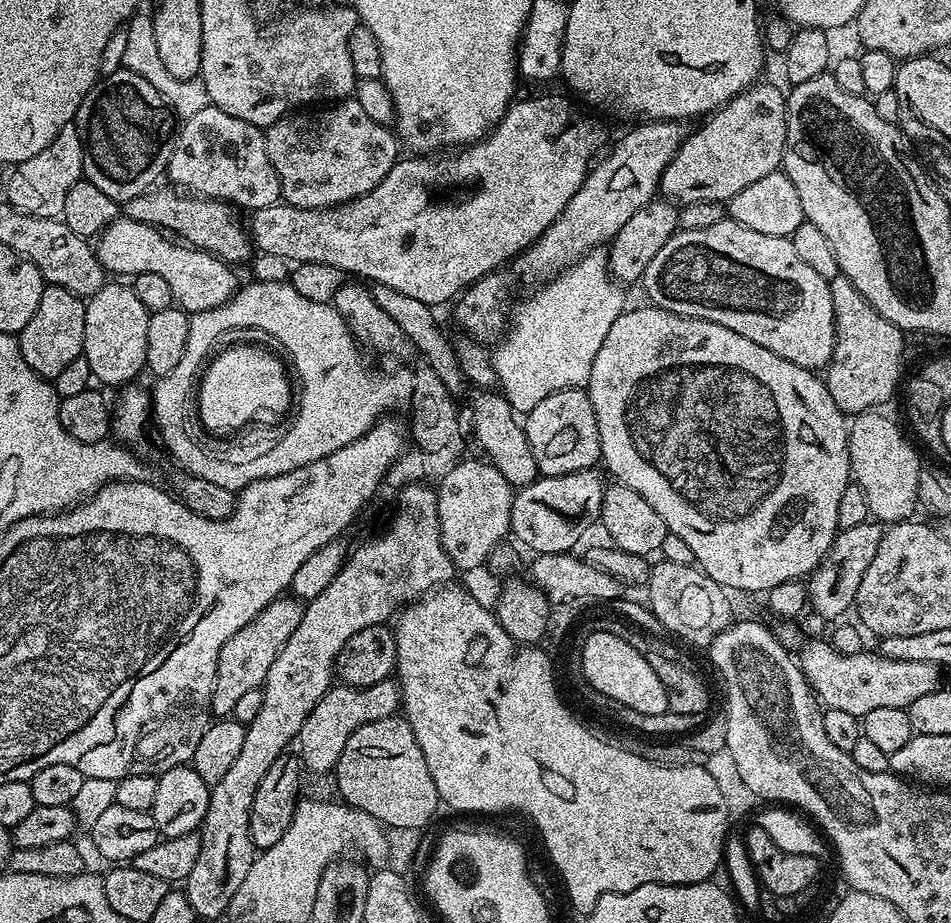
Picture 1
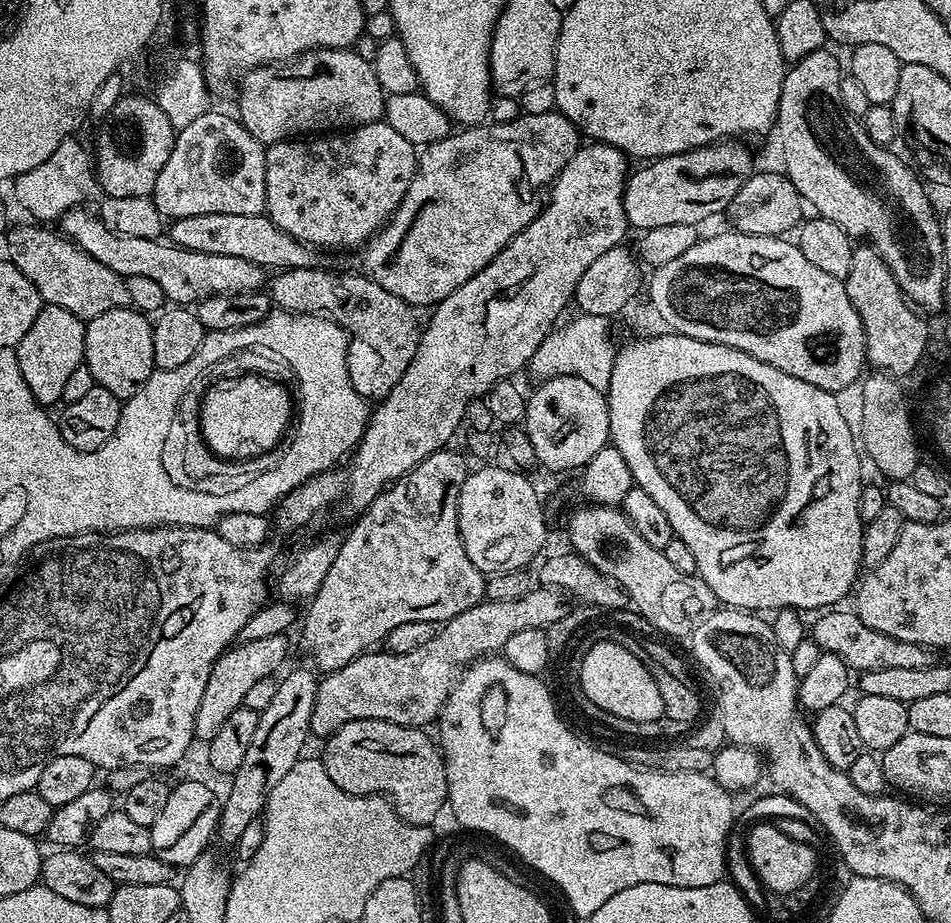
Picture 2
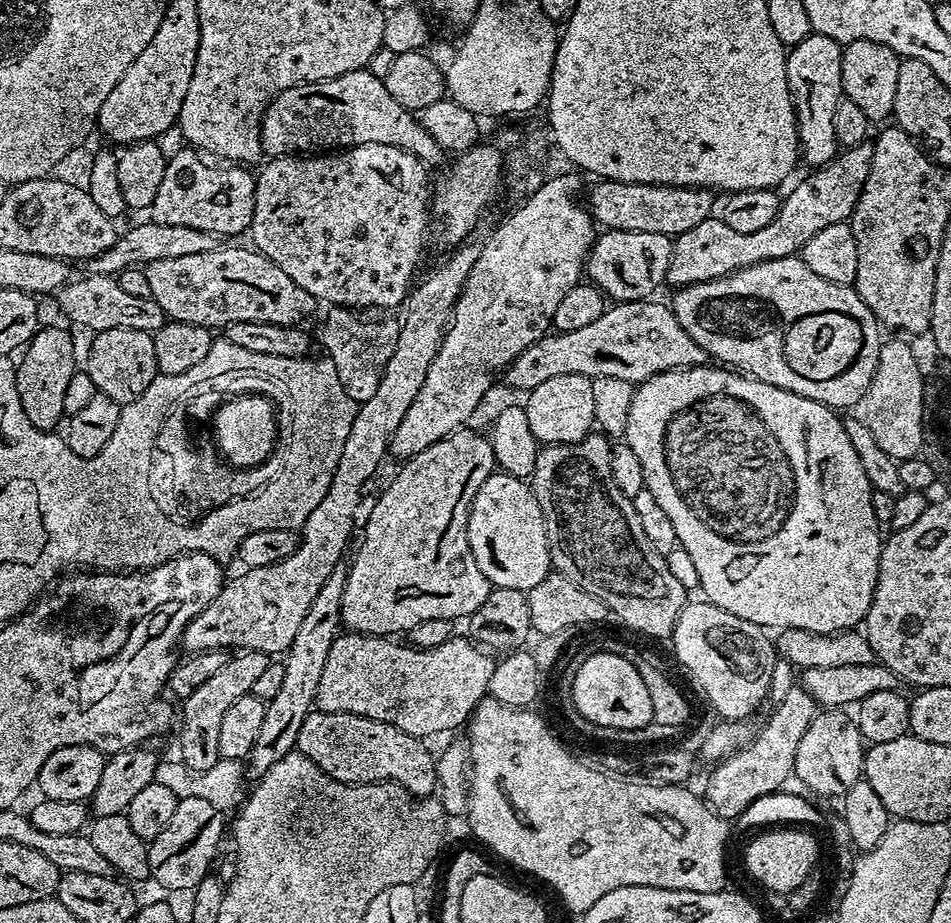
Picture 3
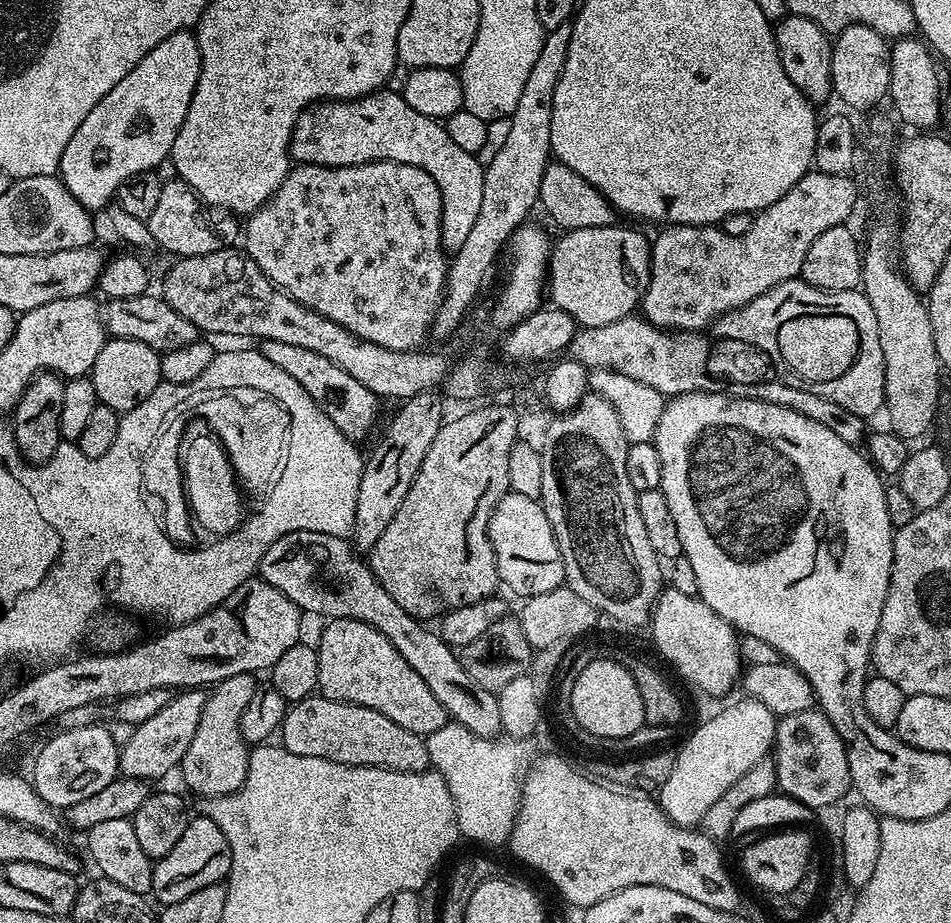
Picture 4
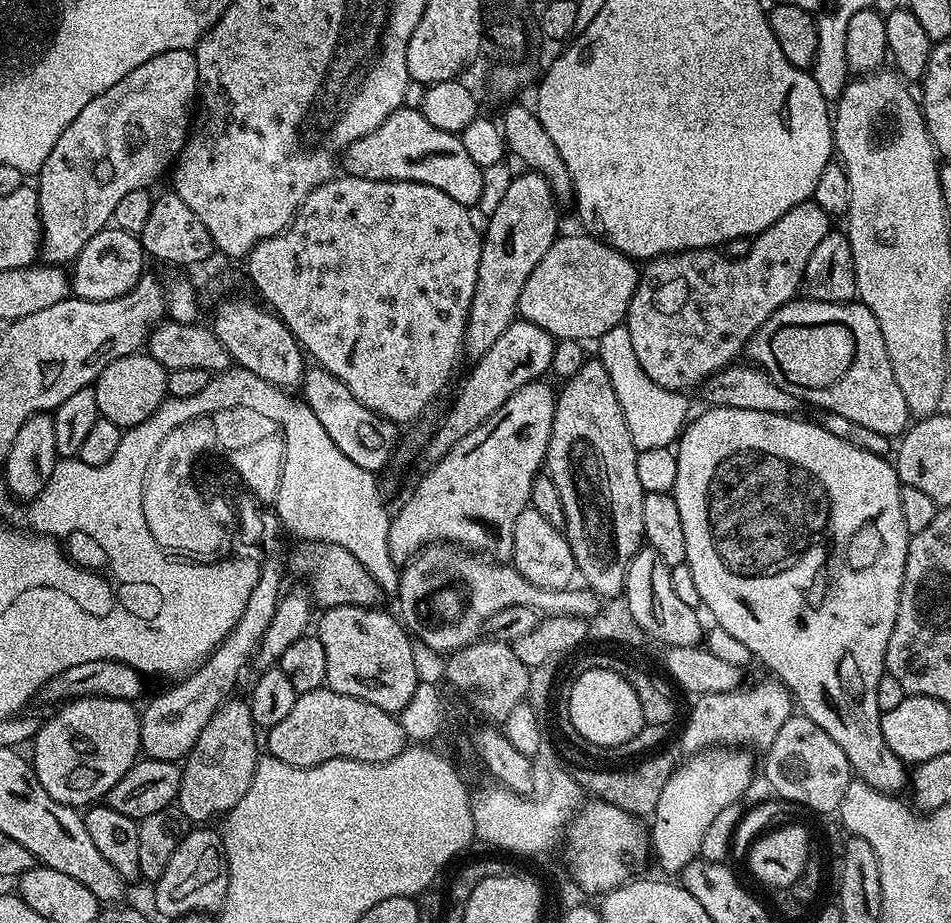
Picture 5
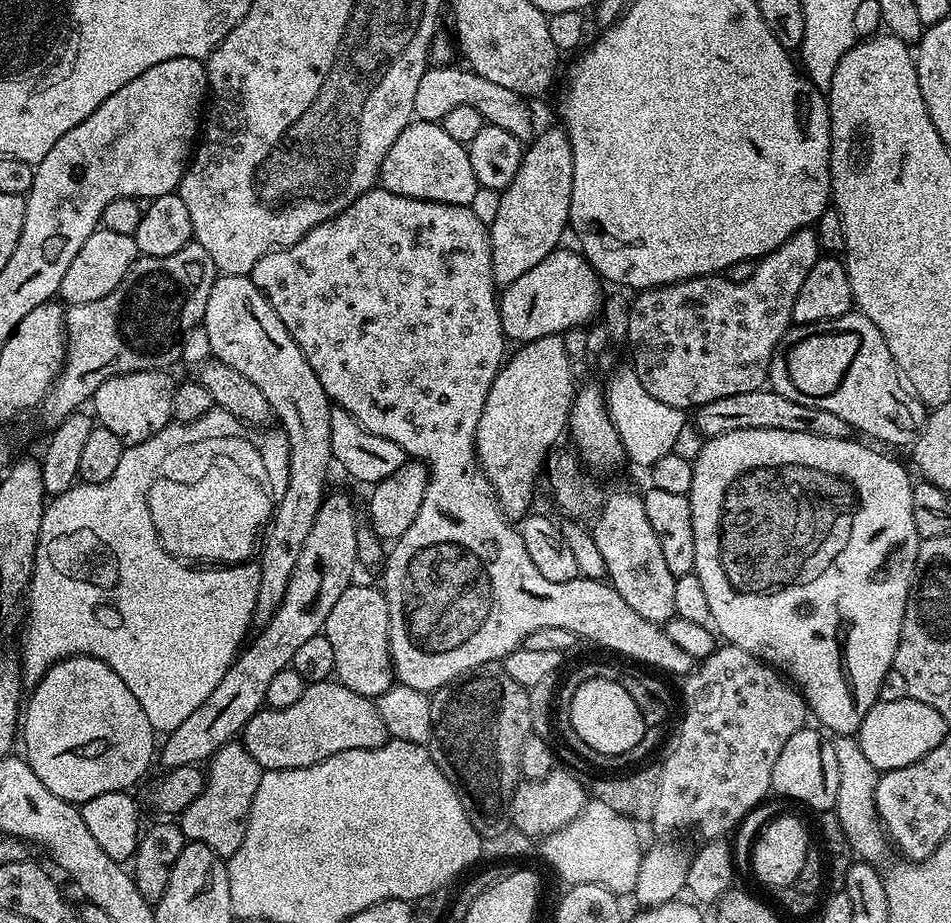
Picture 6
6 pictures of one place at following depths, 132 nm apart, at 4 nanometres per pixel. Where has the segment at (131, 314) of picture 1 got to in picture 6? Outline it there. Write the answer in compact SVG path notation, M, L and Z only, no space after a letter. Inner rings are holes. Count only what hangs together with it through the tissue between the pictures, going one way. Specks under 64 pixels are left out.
M164 370L127 372L102 382L102 386L98 386L98 390L90 401L91 411L94 413L99 427L110 430L125 446L146 442L146 438L154 438L154 434L158 434L158 430L173 423L172 407L177 381L171 380L168 375L169 373Z

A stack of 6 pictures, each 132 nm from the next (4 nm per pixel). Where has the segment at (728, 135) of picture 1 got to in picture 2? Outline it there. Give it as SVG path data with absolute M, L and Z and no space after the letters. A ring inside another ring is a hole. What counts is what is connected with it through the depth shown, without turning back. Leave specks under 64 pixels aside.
M729 138L723 142L707 144L704 148L686 150L682 154L670 154L657 160L649 160L643 166L629 175L624 184L624 209L629 225L633 229L647 230L654 226L674 226L678 222L687 224L703 225L703 220L716 216L727 209L728 203L742 190L748 177L754 171L752 156L743 148L743 143Z

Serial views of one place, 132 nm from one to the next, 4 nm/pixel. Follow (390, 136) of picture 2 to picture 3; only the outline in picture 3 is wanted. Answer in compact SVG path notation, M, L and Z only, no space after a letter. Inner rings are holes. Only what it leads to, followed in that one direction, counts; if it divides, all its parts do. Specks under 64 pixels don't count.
M363 144L362 146L354 146L353 148L345 148L343 150L333 151L331 154L293 154L290 156L273 156L267 161L261 172L256 176L256 193L254 194L254 210L252 221L250 223L250 233L252 232L251 247L257 252L261 252L266 258L270 258L270 262L274 262L274 266L279 266L285 274L290 274L290 278L294 278L294 282L298 282L298 286L302 286L302 290L306 290L306 294L310 294L318 302L325 300L325 305L344 305L347 308L355 310L364 310L362 308L396 308L399 309L405 303L406 297L413 287L414 279L412 275L416 272L416 267L420 264L420 251L424 248L424 231L428 228L428 216L430 220L430 184L428 188L428 172L426 165L419 160L414 154L410 154L406 150L402 150L398 146L386 146L385 144Z

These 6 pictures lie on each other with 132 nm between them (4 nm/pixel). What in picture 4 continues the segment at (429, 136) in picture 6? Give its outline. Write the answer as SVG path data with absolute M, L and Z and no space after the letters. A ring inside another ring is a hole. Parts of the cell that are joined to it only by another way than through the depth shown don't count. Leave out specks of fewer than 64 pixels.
M388 91L369 92L359 100L326 100L317 103L311 110L301 112L296 129L292 131L288 155L296 164L325 164L331 168L358 166L375 160L393 160L399 164L418 166L426 170L426 174L434 178L446 209L446 231L441 233L440 242L445 253L456 252L462 246L462 242L466 242L475 220L478 219L478 210L482 207L485 165L481 164L473 153L456 145L441 121L426 118L426 114L418 114L418 110L414 110L405 102L399 91Z

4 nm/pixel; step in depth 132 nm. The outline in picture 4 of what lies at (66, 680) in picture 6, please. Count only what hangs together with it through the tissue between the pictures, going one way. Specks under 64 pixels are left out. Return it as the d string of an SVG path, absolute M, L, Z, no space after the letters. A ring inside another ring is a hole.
M103 723L87 724L77 728L65 728L57 731L40 748L36 761L32 764L30 779L36 792L57 810L74 806L82 798L90 798L102 786L110 786L120 772L121 745L116 744L112 732L104 728Z

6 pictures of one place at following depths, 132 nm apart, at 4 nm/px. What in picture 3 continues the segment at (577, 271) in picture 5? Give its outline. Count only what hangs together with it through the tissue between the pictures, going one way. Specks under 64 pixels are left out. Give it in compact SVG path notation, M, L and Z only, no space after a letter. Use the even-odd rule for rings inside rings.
M604 230L586 261L586 276L612 302L642 300L668 278L673 237L666 234L642 234L642 230Z

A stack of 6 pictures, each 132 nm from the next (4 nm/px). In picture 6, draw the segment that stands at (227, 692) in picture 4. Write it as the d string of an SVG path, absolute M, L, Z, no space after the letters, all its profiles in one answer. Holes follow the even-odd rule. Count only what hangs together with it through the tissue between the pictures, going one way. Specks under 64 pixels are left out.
M243 743L224 744L207 761L204 789L184 812L179 813L178 823L185 841L205 844L214 854L229 858L243 845L247 818L250 814L254 794L258 793L259 780L265 769L254 762Z

